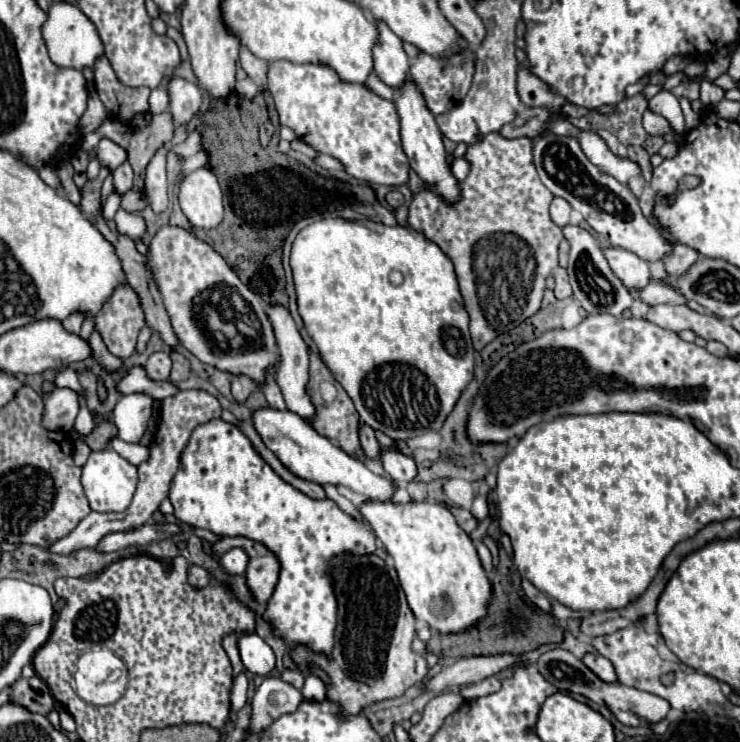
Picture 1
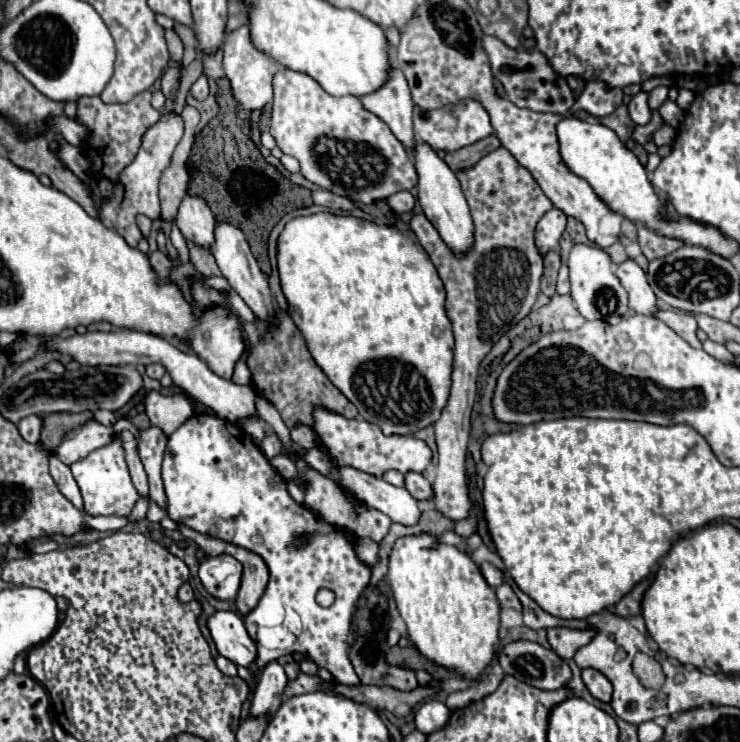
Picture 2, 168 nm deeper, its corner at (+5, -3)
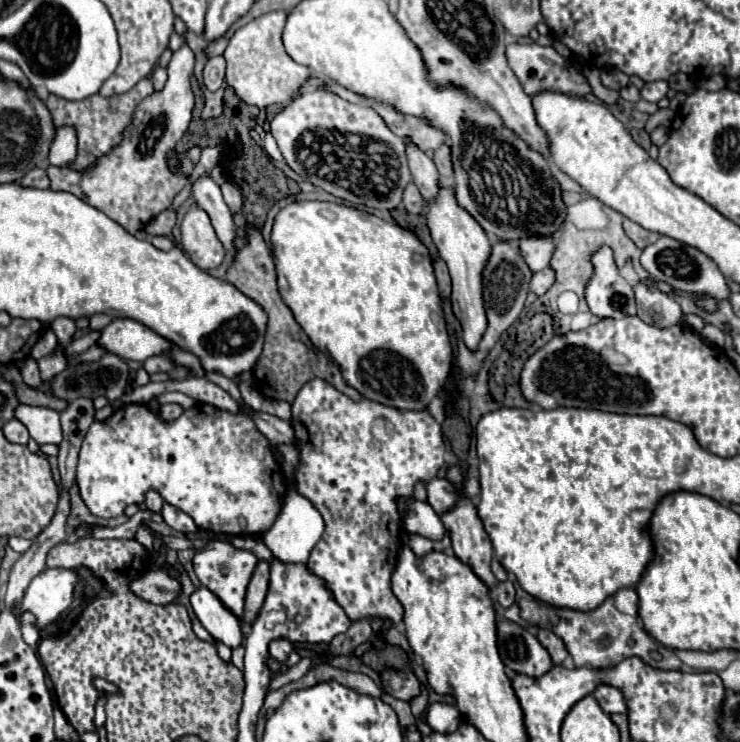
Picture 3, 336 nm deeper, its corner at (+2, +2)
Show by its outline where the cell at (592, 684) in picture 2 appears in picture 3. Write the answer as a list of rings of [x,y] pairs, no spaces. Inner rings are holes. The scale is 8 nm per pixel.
[[[599,686],[593,692],[593,696],[607,714],[625,714],[627,712],[627,704],[625,704],[623,694],[613,686]]]

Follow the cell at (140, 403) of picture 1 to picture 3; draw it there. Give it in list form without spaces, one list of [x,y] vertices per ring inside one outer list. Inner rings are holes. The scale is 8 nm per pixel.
[[[147,492],[145,504],[147,504],[147,508],[149,508],[151,512],[161,514],[161,508],[163,508],[163,498],[161,498],[157,492]]]

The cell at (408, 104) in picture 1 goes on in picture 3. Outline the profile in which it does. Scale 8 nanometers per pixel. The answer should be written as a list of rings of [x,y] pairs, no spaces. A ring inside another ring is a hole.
[[[441,186],[437,198],[429,202],[427,226],[431,230],[431,238],[439,250],[439,256],[445,260],[453,280],[451,306],[463,330],[463,344],[471,352],[475,352],[487,330],[487,312],[483,304],[483,268],[487,266],[487,260],[491,256],[491,240],[477,224],[477,220],[467,210],[459,208],[453,190],[447,190],[445,186]]]

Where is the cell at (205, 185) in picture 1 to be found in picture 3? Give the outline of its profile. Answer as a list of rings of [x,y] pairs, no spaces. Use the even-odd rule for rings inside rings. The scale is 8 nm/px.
[[[191,206],[183,216],[181,244],[191,262],[203,270],[217,268],[227,254],[211,226],[209,216],[199,206]]]

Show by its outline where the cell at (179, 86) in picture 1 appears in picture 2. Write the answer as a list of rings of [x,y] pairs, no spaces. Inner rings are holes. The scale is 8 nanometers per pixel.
[[[202,75],[192,87],[190,87],[190,95],[194,97],[194,99],[206,99],[208,97],[208,79]]]

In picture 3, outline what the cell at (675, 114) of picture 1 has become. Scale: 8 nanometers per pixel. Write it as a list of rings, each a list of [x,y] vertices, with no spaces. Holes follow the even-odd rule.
[[[645,82],[645,86],[641,88],[641,98],[647,100],[647,102],[659,102],[669,90],[669,84],[667,82]]]

